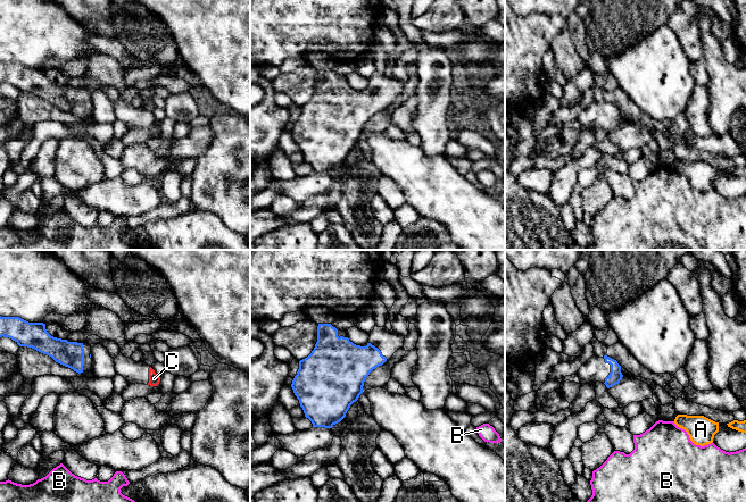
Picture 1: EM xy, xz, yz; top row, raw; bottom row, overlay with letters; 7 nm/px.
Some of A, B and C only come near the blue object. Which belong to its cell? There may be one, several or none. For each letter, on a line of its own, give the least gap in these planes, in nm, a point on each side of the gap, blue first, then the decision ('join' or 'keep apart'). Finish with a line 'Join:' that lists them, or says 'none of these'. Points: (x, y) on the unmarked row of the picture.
A: 480 nm | yz (621, 124), (676, 162) | keep apart
B: 380 nm | yz (608, 133), (633, 181) | keep apart
C: 420 nm | xy (90, 102), (149, 114) | join
Join: C

